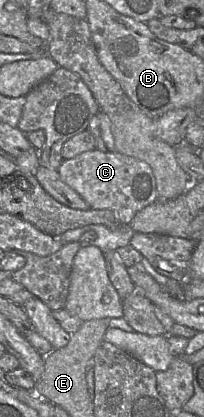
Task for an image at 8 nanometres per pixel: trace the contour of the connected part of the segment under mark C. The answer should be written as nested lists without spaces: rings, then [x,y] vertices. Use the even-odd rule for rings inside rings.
[[[96,148],[73,158],[64,159],[58,168],[61,180],[74,189],[95,210],[111,210],[122,225],[129,225],[143,208],[158,199],[155,178],[151,167],[144,161],[119,152],[102,152]]]

